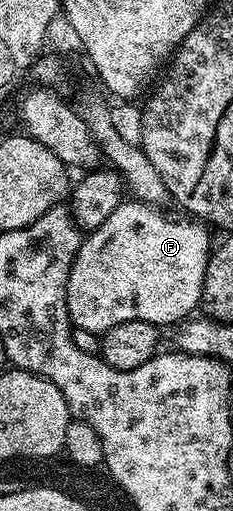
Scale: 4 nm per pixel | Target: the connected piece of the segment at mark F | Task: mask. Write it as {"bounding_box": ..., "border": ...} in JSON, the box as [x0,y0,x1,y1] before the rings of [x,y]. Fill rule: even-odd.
{"bounding_box":[67,199,213,335],"border":[[[125,199],[115,208],[113,215],[101,223],[101,227],[90,230],[84,236],[73,259],[67,284],[67,310],[74,328],[102,335],[109,331],[109,327],[130,321],[175,327],[200,308],[205,271],[213,248],[212,230],[198,219],[188,219],[183,215],[179,218],[166,217],[163,211],[158,205]]]}

